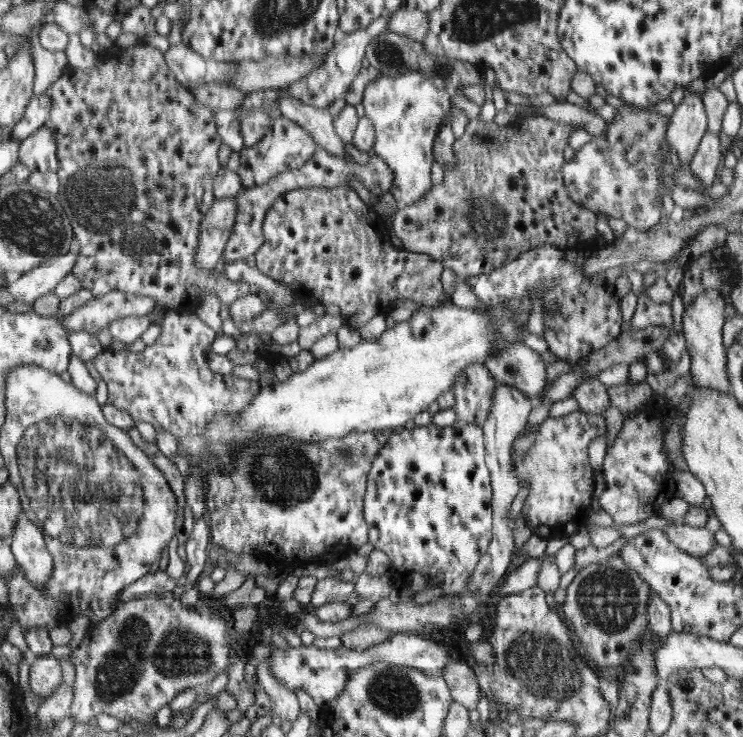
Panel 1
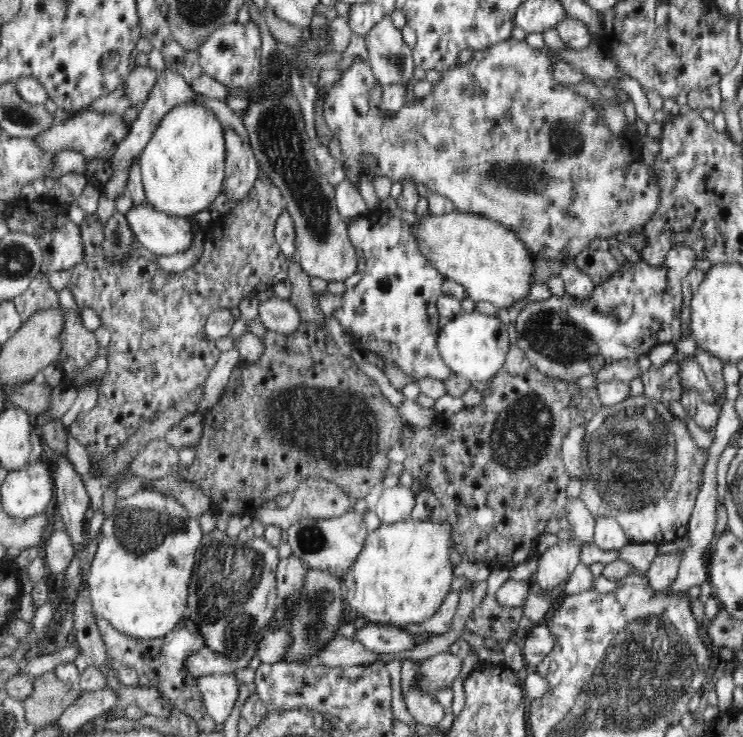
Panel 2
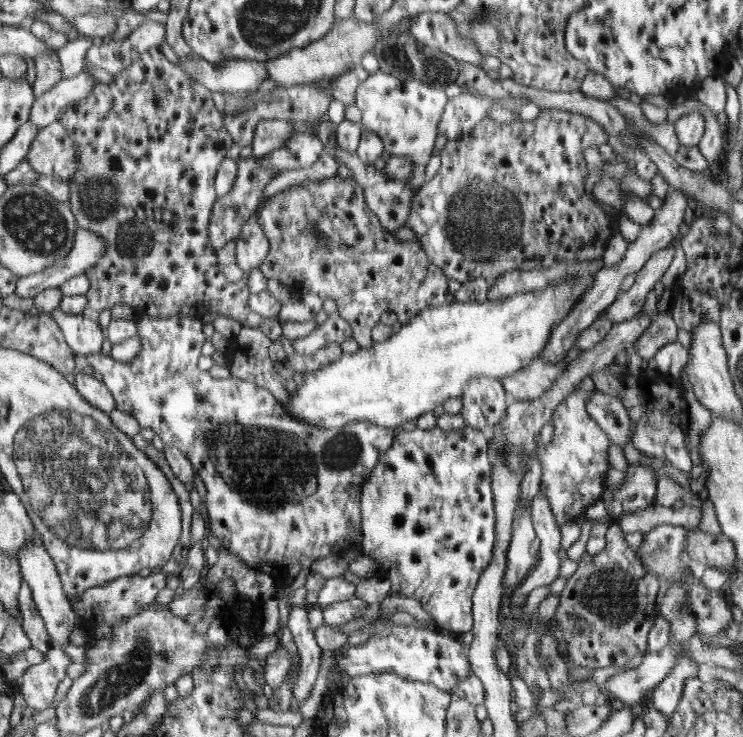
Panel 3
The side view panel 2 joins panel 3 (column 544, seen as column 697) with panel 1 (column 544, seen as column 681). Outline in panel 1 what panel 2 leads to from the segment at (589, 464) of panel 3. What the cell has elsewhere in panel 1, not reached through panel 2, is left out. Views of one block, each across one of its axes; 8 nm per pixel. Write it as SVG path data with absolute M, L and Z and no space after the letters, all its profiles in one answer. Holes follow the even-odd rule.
M576 410L560 417L546 417L542 424L532 427L532 433L516 437L512 445L514 472L520 487L526 482L529 495L524 501L521 516L532 529L532 534L542 536L544 540L568 539L587 527L591 515L592 497L594 497L594 469L588 457L588 446L592 440L606 434L606 420L602 415Z

